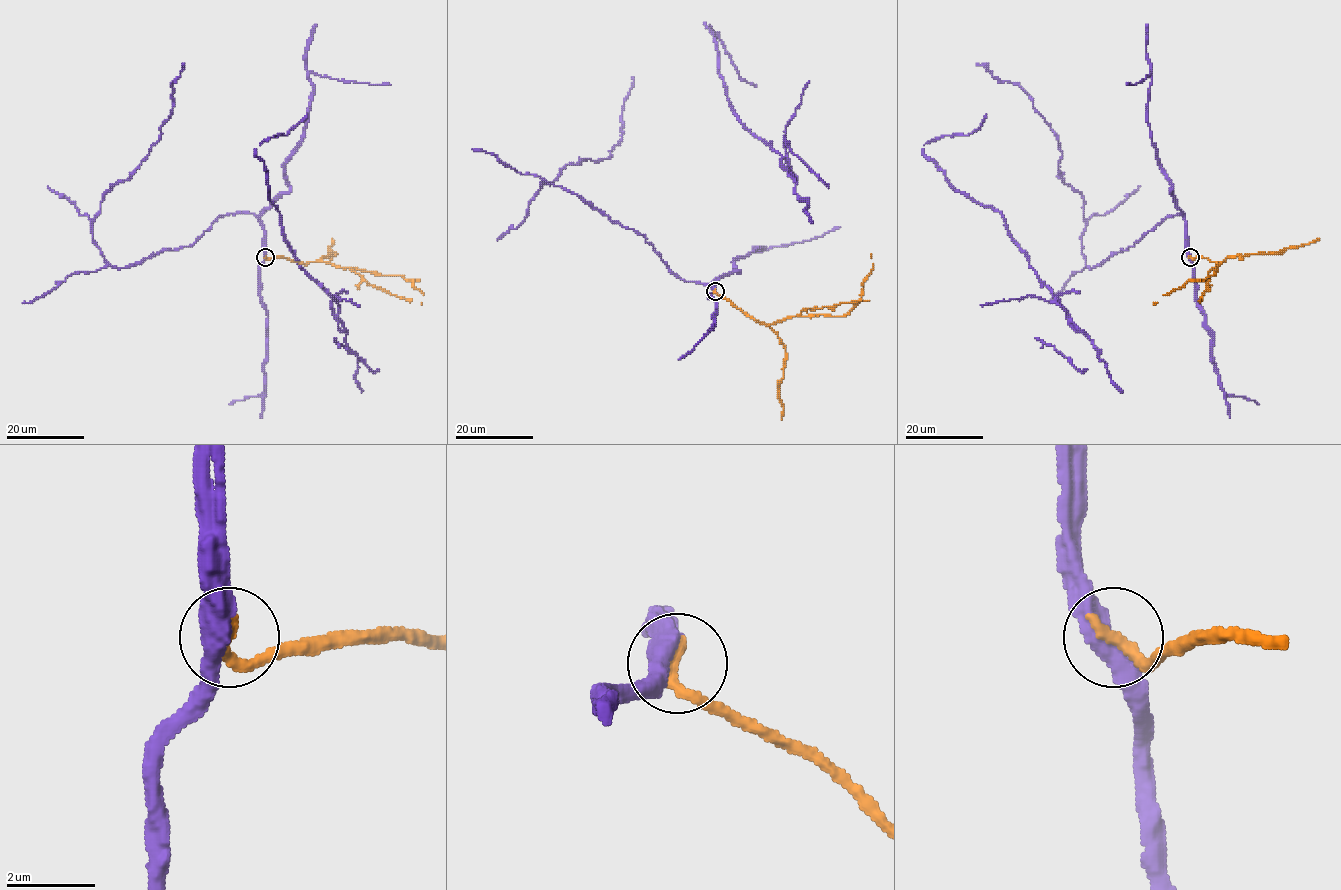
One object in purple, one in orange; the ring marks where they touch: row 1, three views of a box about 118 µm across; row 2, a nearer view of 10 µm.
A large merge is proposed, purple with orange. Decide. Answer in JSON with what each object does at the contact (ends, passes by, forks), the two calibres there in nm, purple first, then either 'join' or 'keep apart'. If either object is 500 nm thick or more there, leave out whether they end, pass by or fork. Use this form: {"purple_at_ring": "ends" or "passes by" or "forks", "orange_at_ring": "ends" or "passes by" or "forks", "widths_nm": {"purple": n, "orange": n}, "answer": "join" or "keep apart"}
{"purple_at_ring": "passes by", "orange_at_ring": "ends", "widths_nm": {"purple": 480, "orange": 320}, "answer": "join"}

